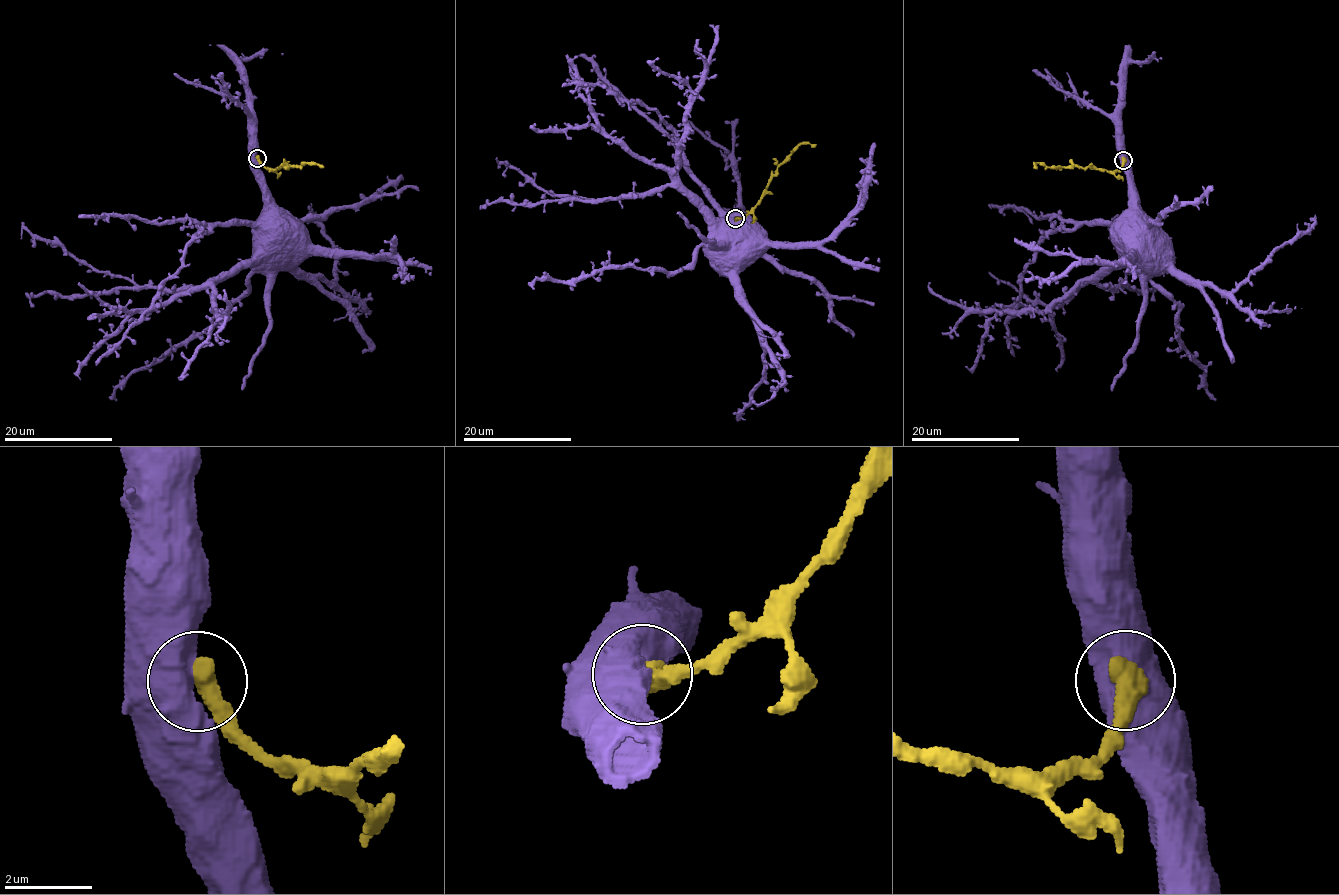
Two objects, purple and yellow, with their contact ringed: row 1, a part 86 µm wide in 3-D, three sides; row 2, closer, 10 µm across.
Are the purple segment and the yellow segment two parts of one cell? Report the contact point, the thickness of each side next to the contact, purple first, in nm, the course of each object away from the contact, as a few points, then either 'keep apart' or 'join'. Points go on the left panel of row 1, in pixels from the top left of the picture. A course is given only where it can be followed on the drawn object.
(257, 158) | 1000/550 nm | purple via (256, 158), (267, 207), (258, 221), (258, 252), (210, 283), (184, 289), (134, 285), (25, 229), (20, 239) | yellow via (256, 158), (266, 168), (300, 167), (306, 163), (323, 167) | keep apart

